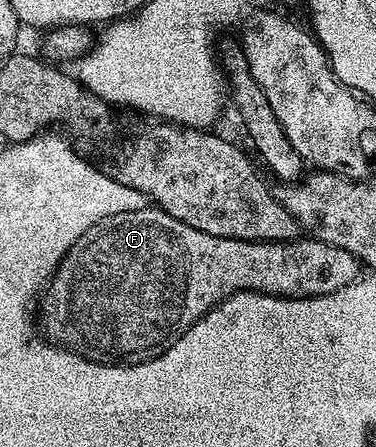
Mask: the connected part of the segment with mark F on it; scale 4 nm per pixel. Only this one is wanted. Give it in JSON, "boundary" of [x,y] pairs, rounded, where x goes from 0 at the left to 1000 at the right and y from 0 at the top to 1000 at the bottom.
{"boundary":[[[418,463],[330,472],[223,517],[176,564],[109,658],[106,727],[146,772],[189,781],[239,808],[364,812],[439,790],[545,700],[620,655],[673,651],[726,655],[731,664],[848,664],[904,651],[904,642],[926,642],[952,626],[957,586],[915,562],[915,553],[843,535],[803,537],[641,539],[566,530]]]}

